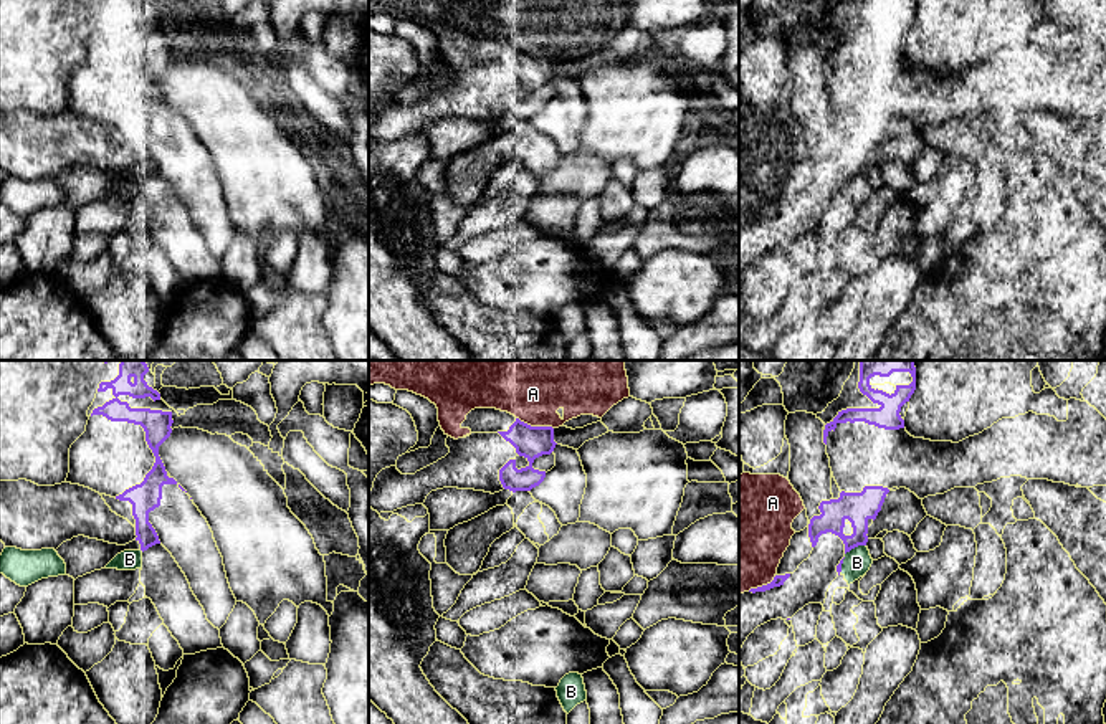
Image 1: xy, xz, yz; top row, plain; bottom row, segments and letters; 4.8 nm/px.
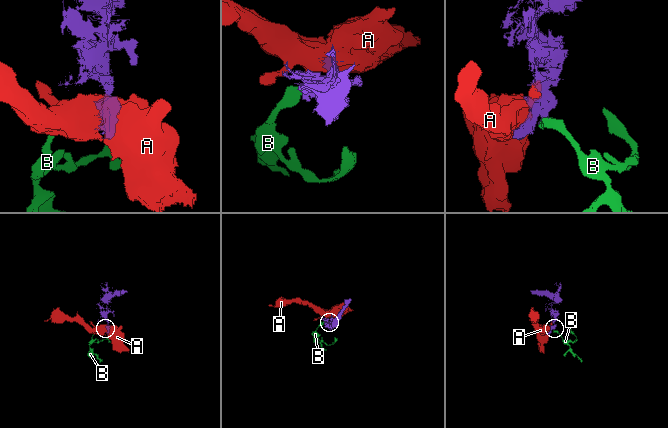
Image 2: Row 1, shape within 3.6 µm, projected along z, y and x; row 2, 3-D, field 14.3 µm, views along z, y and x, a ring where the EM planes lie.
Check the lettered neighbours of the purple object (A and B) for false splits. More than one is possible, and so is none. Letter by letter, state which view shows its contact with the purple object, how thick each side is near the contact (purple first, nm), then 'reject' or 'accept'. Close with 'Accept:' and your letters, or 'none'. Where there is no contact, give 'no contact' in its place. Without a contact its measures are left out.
A: contact in xz; calibres 160 and 260 nm; reject
B: contact in yz; calibres 150 and 140 nm; reject
Accept: none

